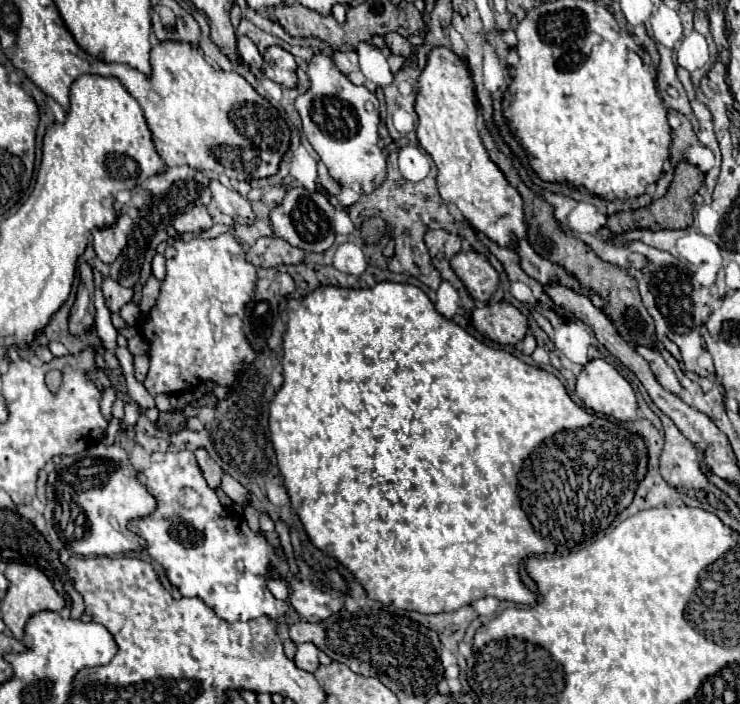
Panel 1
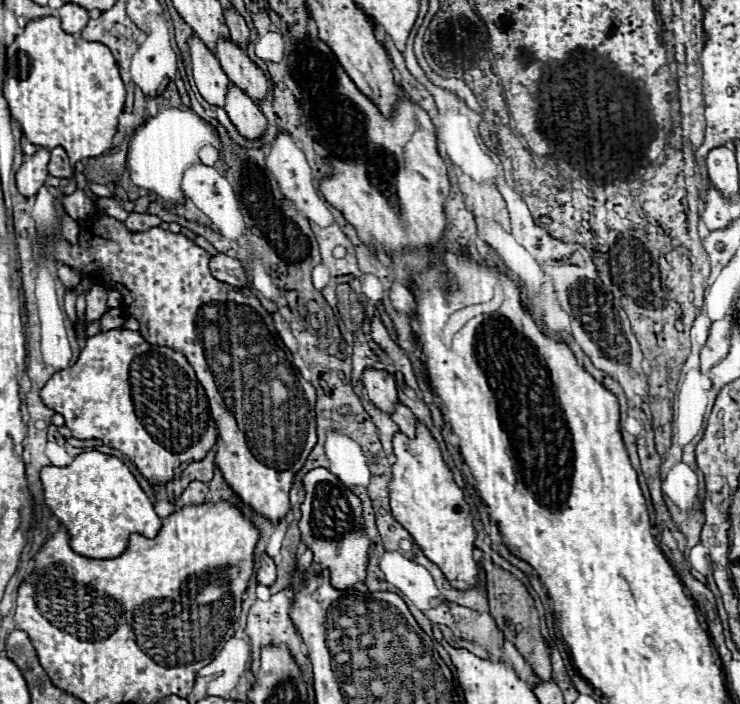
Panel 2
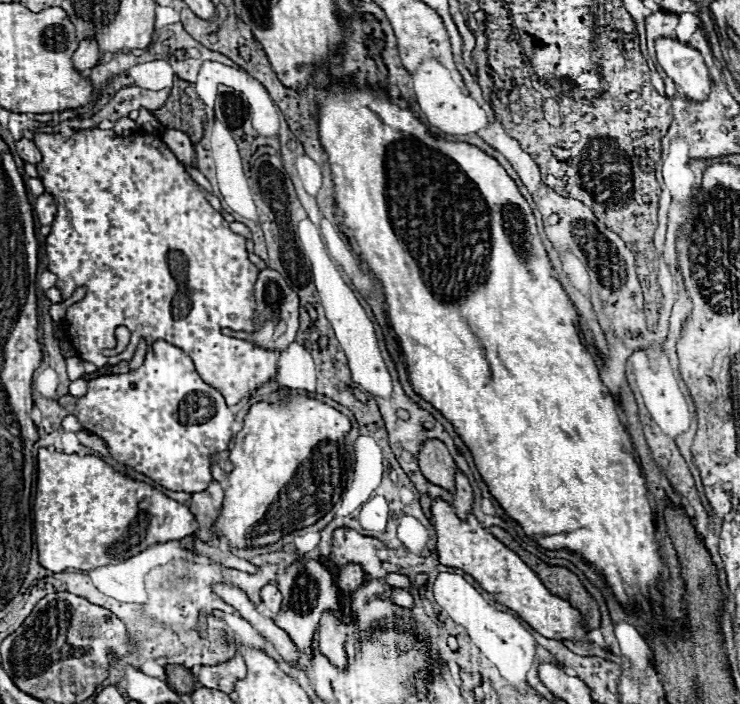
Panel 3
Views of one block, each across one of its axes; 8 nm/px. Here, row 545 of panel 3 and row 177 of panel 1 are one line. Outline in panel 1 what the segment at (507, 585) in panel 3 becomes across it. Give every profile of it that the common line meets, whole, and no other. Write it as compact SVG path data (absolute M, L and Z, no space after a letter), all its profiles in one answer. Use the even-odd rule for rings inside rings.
M432 48L426 68L418 76L414 110L418 114L416 136L438 168L438 190L446 204L454 204L466 222L500 246L512 248L514 238L526 238L526 222L520 194L506 182L498 166L488 158L476 128L474 82L464 60L450 48Z

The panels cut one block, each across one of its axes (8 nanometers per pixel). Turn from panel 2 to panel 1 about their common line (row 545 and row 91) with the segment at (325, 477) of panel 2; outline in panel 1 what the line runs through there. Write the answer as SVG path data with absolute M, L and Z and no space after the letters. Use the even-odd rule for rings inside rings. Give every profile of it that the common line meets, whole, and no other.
M322 52L308 62L310 88L296 98L296 110L302 116L304 134L320 160L326 164L330 176L358 194L370 194L386 176L386 158L378 146L378 100L366 86L354 86Z

